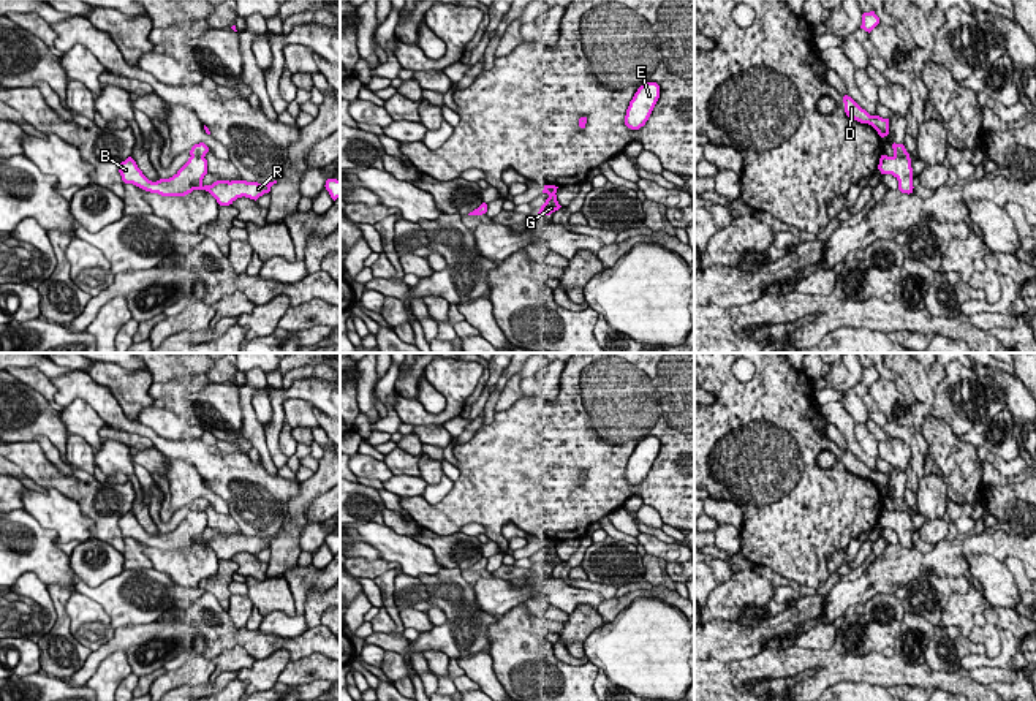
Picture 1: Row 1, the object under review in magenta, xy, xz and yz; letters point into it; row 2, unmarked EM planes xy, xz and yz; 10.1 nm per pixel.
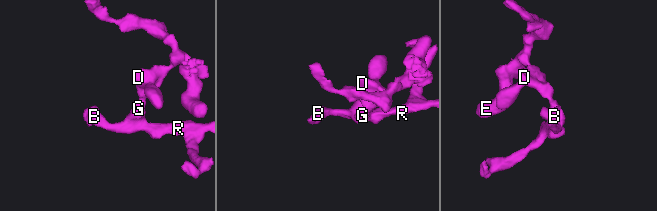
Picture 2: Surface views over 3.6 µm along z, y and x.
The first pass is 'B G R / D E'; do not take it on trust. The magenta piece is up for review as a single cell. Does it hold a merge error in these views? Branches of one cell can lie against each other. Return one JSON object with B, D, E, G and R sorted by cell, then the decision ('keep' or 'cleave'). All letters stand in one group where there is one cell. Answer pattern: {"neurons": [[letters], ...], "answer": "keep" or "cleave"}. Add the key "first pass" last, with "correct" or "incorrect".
{"neurons": [["B", "G", "R"], ["D", "E"]], "answer": "cleave", "first pass": "correct"}

